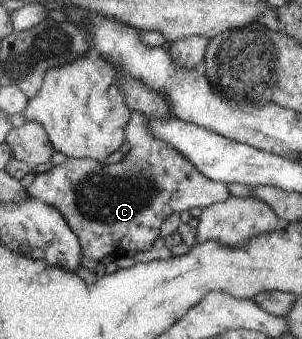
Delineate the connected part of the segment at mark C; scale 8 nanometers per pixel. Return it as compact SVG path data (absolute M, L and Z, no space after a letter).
M133 111L131 120L124 130L130 146L129 152L120 162L106 165L105 162L98 163L91 159L69 157L51 170L35 174L33 183L26 188L31 199L49 203L64 215L68 225L80 239L83 254L87 258L99 261L115 250L123 250L123 252L151 250L151 244L159 236L159 226L171 212L182 213L195 206L204 209L206 206L229 198L229 188L223 182L207 178L176 147L158 139L148 129L149 121L147 115Z

